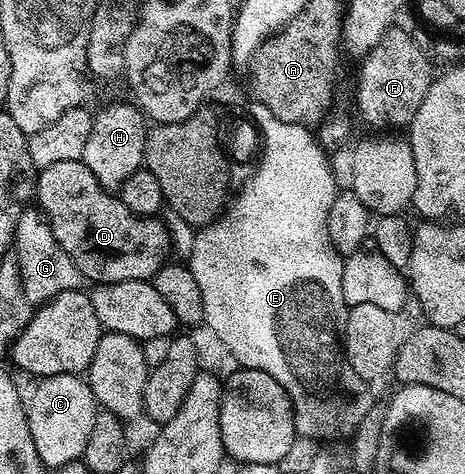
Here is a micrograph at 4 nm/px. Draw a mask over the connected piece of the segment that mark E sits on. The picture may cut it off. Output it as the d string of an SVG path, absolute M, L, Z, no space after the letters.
M268 109L260 114L260 125L262 135L272 140L269 146L264 147L268 154L276 159L273 162L272 170L265 171L260 177L249 176L245 180L245 185L241 187L240 194L237 197L235 194L231 198L230 204L221 212L220 216L197 232L200 234L192 241L192 258L187 258L186 264L194 275L194 283L198 283L198 291L202 291L206 325L212 328L213 335L232 352L232 357L237 361L235 363L237 366L266 371L266 375L273 377L284 388L292 399L292 414L296 420L297 434L301 437L315 439L323 439L322 437L344 439L355 432L359 424L362 423L363 417L374 409L374 403L372 403L371 395L368 394L369 382L356 377L345 357L337 326L336 329L332 326L332 312L335 311L336 304L339 306L344 300L342 295L344 257L332 245L327 229L327 215L330 214L331 205L334 203L338 192L336 177L332 174L332 169L328 166L327 159L324 158L326 156L325 150L317 144L313 134L305 126L292 125L289 121L279 121Z

